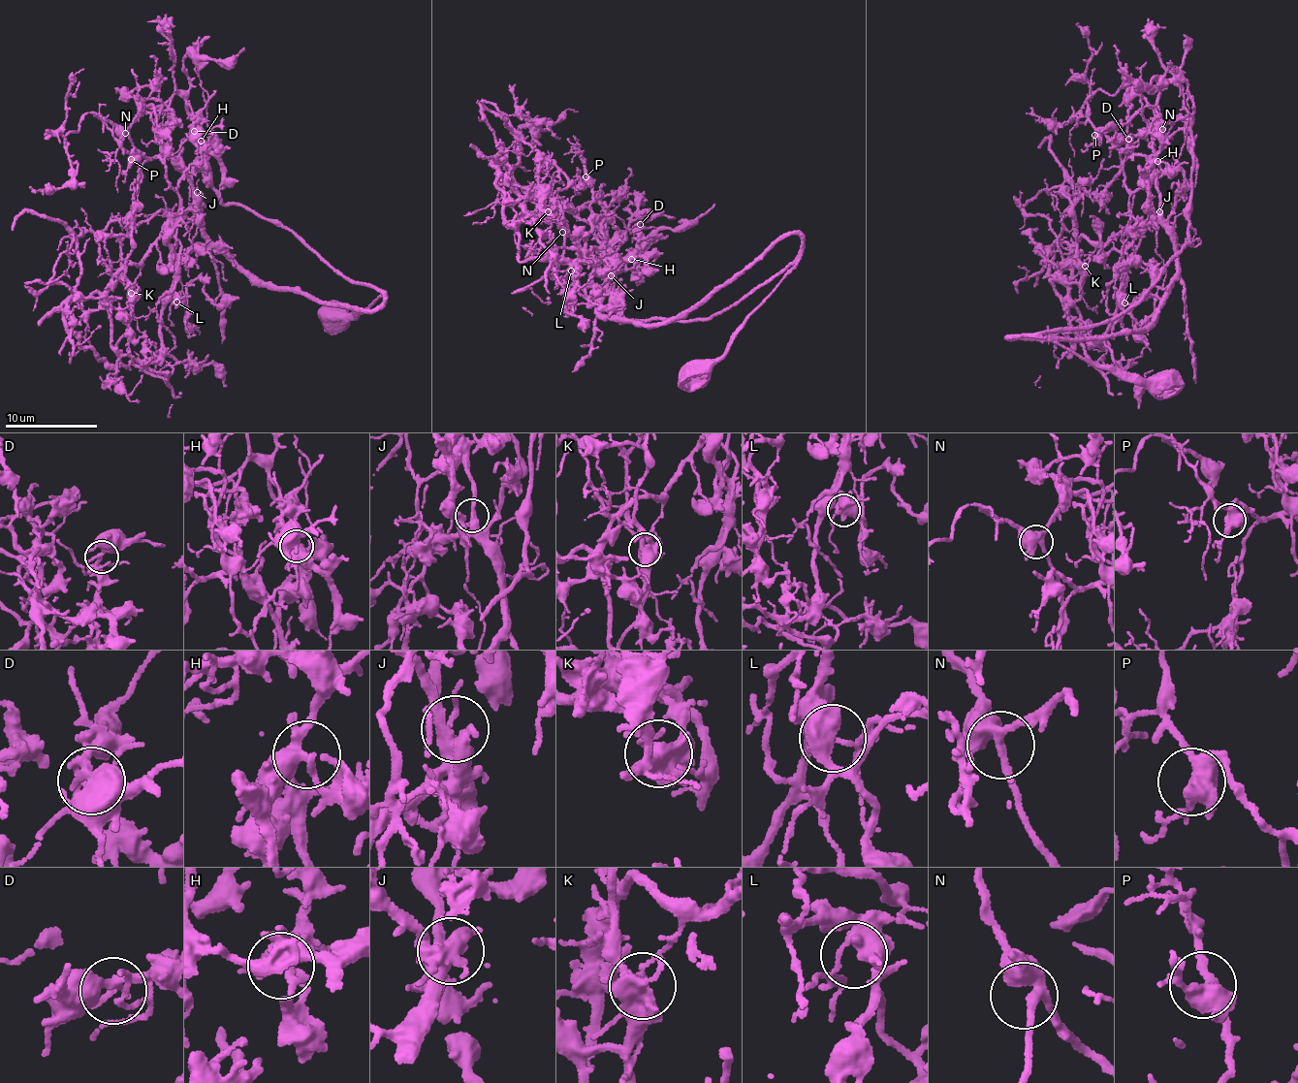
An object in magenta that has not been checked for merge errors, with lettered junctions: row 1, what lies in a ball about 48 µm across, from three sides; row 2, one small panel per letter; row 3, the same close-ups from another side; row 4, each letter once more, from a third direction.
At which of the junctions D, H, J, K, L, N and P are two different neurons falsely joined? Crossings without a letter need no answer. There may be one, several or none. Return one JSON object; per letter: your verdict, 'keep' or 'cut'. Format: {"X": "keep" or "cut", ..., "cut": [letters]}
{"D": "keep", "H": "keep", "J": "keep", "K": "cut", "L": "keep", "N": "keep", "P": "keep", "cut": ["K"]}

